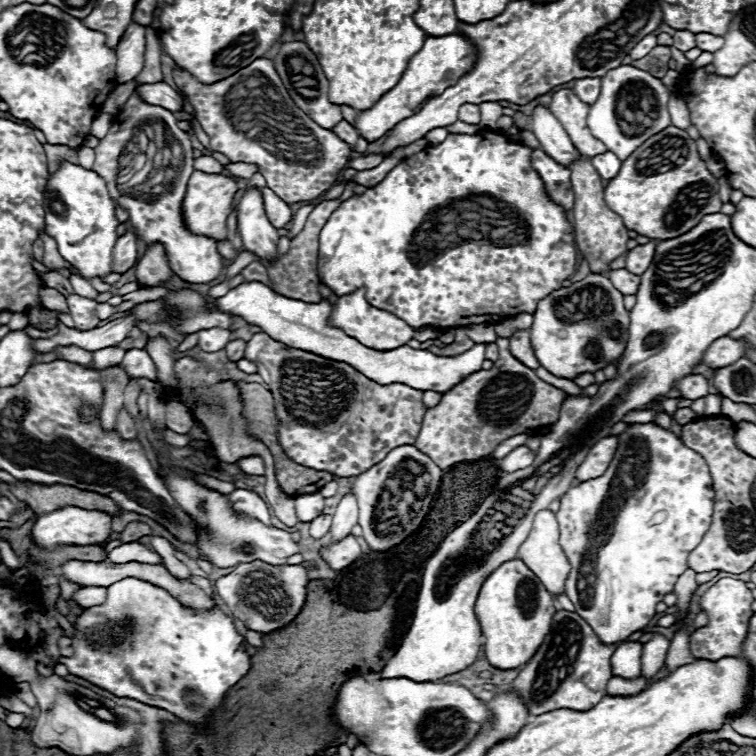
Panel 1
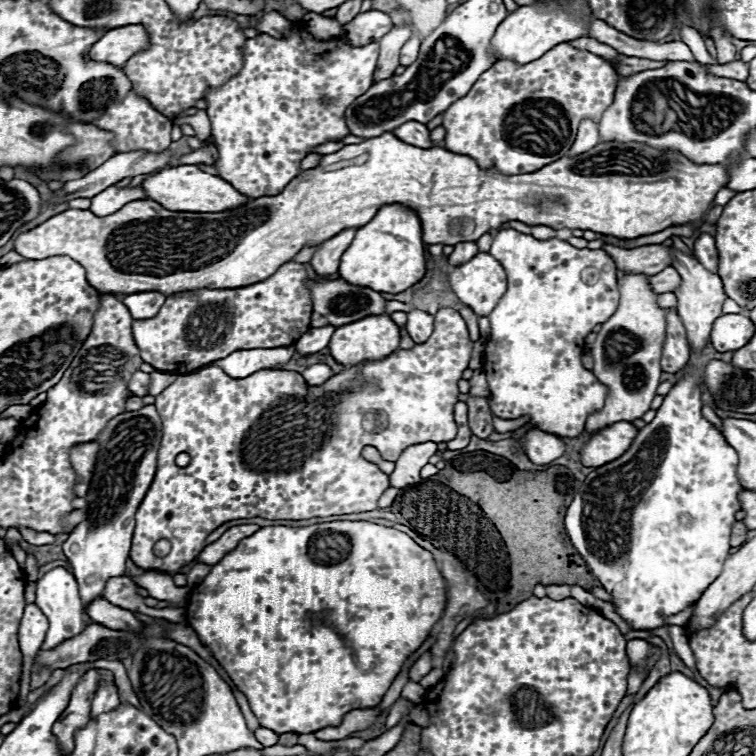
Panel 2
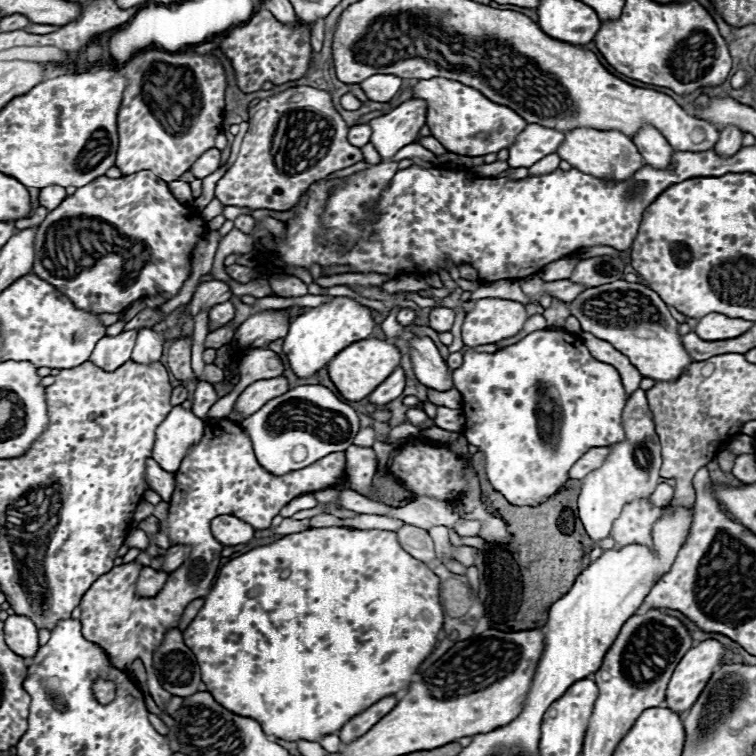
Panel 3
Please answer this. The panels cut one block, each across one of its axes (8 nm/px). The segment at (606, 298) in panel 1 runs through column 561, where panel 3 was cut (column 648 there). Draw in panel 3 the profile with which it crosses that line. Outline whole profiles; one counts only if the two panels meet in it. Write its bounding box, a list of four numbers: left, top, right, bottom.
[566,280,692,382]

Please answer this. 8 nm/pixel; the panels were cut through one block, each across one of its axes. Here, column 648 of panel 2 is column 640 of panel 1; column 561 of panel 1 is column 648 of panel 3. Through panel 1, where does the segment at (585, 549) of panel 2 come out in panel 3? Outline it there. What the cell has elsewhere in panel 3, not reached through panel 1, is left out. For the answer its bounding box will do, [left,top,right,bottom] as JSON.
[610,500,662,548]

